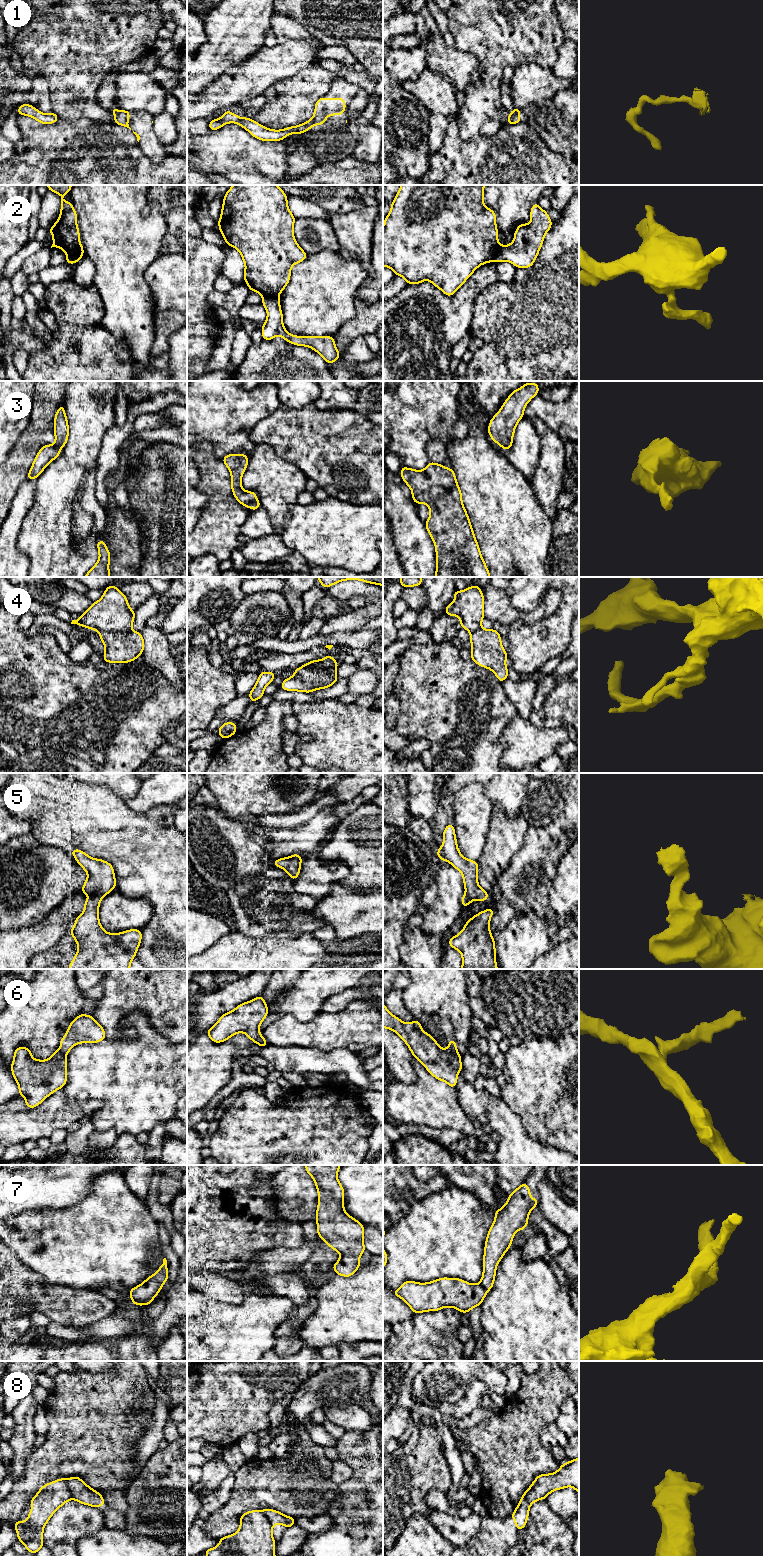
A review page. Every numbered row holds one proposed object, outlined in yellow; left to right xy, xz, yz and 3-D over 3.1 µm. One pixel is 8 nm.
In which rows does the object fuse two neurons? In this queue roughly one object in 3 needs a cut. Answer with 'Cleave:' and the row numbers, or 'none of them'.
Cleave: 1, 2, 4, 6, 8

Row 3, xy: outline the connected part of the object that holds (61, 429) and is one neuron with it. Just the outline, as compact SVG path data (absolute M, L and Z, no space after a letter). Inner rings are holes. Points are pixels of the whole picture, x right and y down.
M63 404L58 408L54 418L54 434L55 443L45 445L39 450L28 473L27 480L36 479L51 461L59 457L60 450L67 443L69 426Z

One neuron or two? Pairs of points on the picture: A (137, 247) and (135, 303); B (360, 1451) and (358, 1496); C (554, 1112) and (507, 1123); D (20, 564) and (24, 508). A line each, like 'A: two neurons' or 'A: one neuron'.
A: one neuron
B: one neuron
C: two neurons
D: one neuron

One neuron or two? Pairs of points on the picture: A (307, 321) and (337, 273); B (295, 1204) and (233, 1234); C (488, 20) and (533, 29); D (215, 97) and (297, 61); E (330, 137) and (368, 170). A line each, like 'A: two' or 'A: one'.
A: one
B: two
C: one
D: one
E: two

